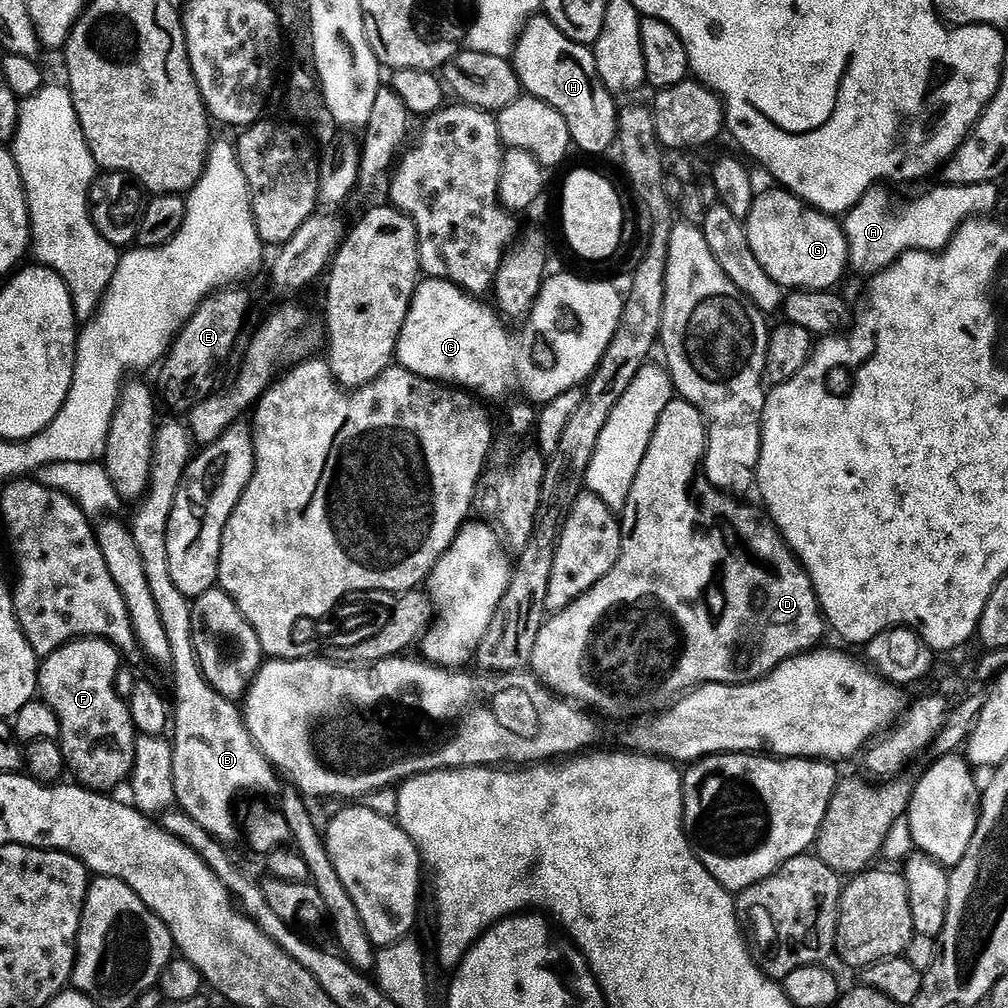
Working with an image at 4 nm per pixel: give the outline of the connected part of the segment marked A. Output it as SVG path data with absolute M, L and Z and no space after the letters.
M995 183L975 184L974 186L939 186L921 194L917 200L912 200L900 213L892 209L892 200L886 193L876 190L870 199L859 200L843 217L842 227L848 239L848 263L851 271L865 272L865 277L871 278L883 268L890 267L896 259L907 252L942 252L945 246L954 238L954 234L967 220L983 217L996 204L1000 192Z

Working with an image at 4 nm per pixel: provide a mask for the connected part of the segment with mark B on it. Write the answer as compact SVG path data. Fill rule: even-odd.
M161 423L156 429L156 439L152 441L152 473L148 483L148 491L140 497L132 512L130 527L134 546L138 546L138 554L142 556L142 566L146 568L146 582L150 582L150 595L158 605L158 618L162 618L162 627L170 637L170 652L172 654L172 686L176 690L174 700L174 727L170 732L170 743L174 754L174 794L179 811L185 812L202 830L220 841L225 846L231 846L236 840L236 812L232 807L243 792L272 792L276 788L278 773L270 761L260 753L248 728L243 723L241 711L233 701L218 694L202 674L196 651L192 645L192 605L193 601L184 596L170 578L169 562L166 558L166 538L170 514L174 510L174 498L184 481L184 472L188 462L194 455L194 441L189 429L183 423Z

